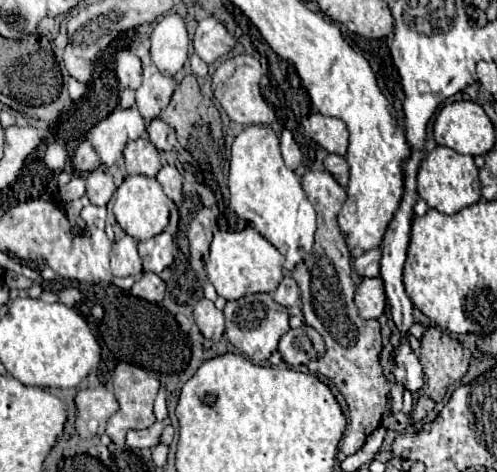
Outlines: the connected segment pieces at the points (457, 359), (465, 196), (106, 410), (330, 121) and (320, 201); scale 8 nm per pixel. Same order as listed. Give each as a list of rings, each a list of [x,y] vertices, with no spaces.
[[[427,327],[421,337],[421,365],[425,385],[420,393],[441,403],[451,385],[461,381],[469,367],[469,349],[439,327]]]
[[[437,145],[423,161],[417,173],[417,193],[429,207],[453,215],[481,199],[481,183],[479,169],[473,163],[471,155],[461,155],[449,147]]]
[[[101,387],[83,389],[75,395],[77,419],[75,429],[81,439],[89,439],[91,435],[103,435],[107,419],[119,409],[119,403],[113,397],[113,391]]]
[[[312,113],[309,117],[309,135],[315,143],[325,147],[329,153],[347,153],[347,127],[337,117],[325,117]]]
[[[327,171],[305,173],[301,185],[317,211],[317,233],[313,253],[295,267],[293,277],[301,289],[305,323],[323,335],[327,347],[325,355],[315,365],[309,365],[309,371],[325,375],[345,397],[349,407],[349,429],[339,449],[345,455],[351,455],[359,451],[367,435],[371,435],[381,425],[381,417],[387,405],[389,385],[379,365],[381,327],[377,321],[363,321],[353,301],[355,285],[351,281],[351,257],[337,225],[337,213],[347,199],[345,189]]]

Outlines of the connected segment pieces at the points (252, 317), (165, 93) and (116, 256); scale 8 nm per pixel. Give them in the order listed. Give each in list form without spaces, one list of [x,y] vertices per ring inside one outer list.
[[[255,293],[255,295],[245,295],[235,301],[227,301],[225,309],[225,333],[229,341],[251,361],[261,363],[271,357],[273,351],[277,351],[279,339],[283,333],[287,333],[289,327],[289,315],[283,305],[279,305],[269,293]]]
[[[155,65],[143,67],[143,83],[135,93],[135,107],[145,121],[153,121],[169,105],[169,99],[177,83],[171,77],[161,75]]]
[[[123,237],[115,241],[113,251],[111,251],[111,271],[115,277],[129,277],[129,275],[139,275],[141,261],[137,255],[137,243],[131,237]]]

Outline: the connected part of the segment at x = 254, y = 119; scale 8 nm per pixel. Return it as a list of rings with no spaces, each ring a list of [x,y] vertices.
[[[245,53],[231,59],[223,59],[217,65],[211,79],[211,87],[213,87],[215,99],[219,99],[219,105],[225,109],[231,121],[241,123],[241,125],[271,125],[277,120],[273,108],[261,94],[259,82],[262,72],[259,61]]]

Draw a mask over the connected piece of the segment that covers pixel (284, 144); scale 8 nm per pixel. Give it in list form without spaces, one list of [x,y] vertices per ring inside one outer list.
[[[283,129],[281,135],[279,135],[279,139],[281,139],[281,153],[283,153],[285,165],[289,169],[297,169],[302,163],[303,155],[298,144],[295,143],[291,131]]]

